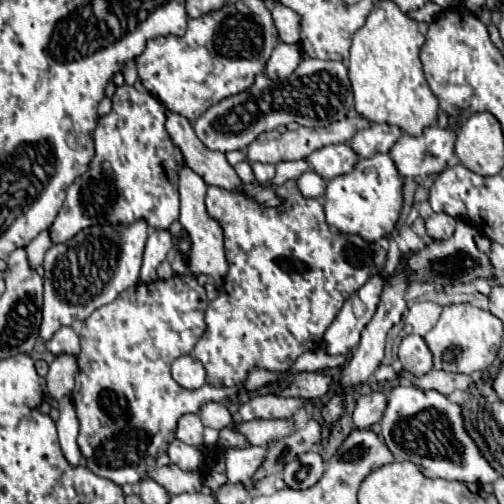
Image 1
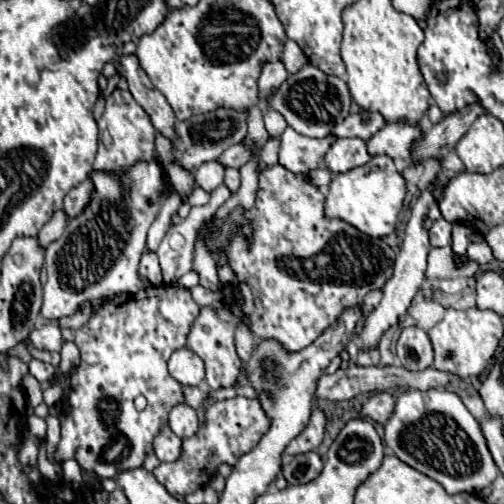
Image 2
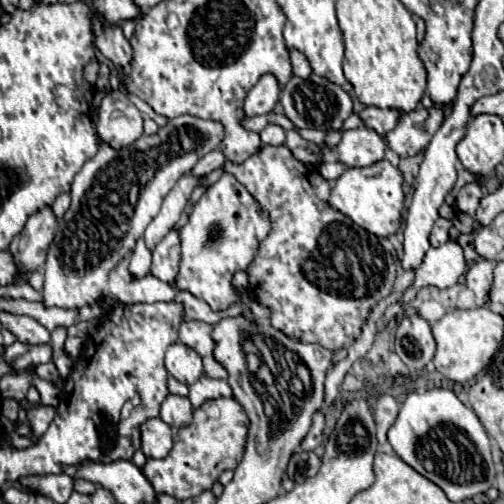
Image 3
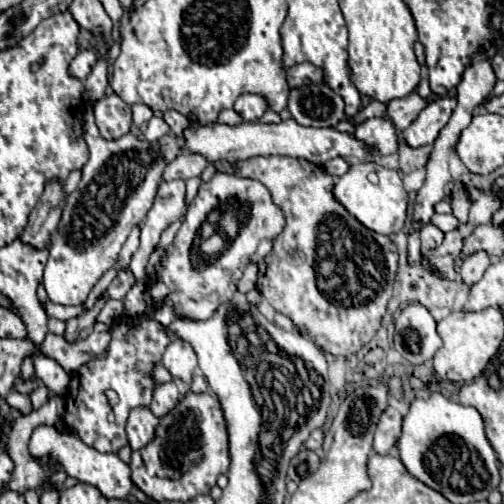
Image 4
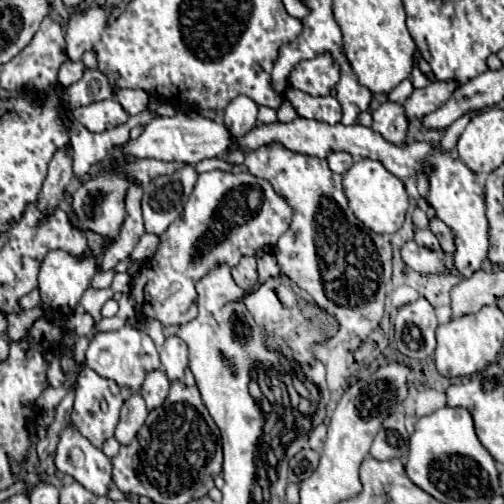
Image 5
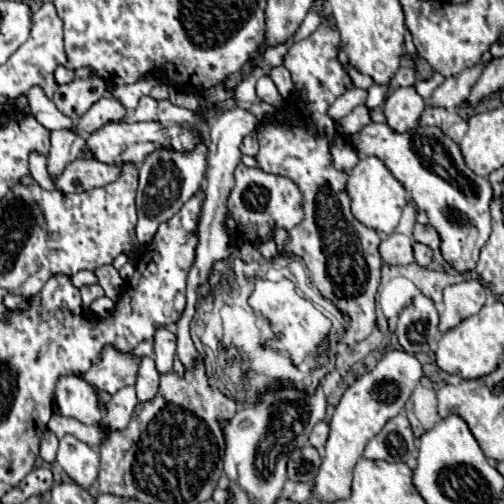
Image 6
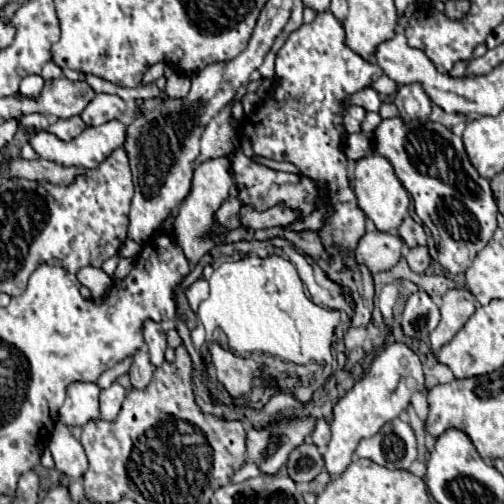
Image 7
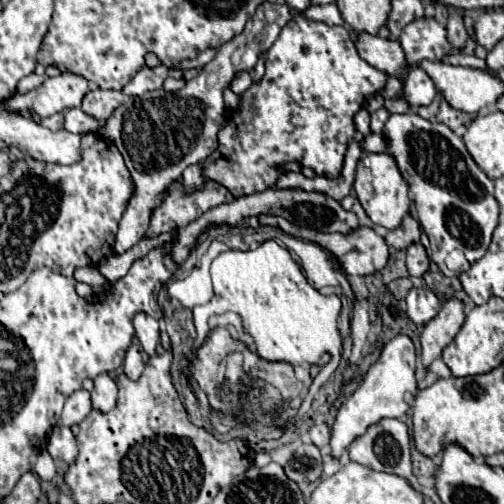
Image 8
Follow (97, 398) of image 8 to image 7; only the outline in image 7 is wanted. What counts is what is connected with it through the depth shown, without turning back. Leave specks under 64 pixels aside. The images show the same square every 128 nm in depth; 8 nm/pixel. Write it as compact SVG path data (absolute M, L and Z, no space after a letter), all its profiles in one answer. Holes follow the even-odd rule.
M112 382L110 388L100 392L100 418L102 420L114 420L122 408L126 396L126 388L122 388L118 382Z

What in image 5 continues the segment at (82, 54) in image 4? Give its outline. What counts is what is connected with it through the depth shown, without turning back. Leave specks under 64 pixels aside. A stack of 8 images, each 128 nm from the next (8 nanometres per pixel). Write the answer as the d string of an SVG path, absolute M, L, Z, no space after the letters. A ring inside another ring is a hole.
M64 62L58 70L58 82L66 88L66 86L72 86L74 82L80 80L80 76L84 74L84 64L82 62Z

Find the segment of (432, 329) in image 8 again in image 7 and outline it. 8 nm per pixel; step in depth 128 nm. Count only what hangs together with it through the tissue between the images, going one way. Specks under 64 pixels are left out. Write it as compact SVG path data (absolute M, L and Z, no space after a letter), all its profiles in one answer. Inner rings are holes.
M466 288L448 290L440 306L442 320L430 334L430 350L436 354L444 344L448 344L456 336L456 332L466 324L466 320L474 314L474 310L476 300Z

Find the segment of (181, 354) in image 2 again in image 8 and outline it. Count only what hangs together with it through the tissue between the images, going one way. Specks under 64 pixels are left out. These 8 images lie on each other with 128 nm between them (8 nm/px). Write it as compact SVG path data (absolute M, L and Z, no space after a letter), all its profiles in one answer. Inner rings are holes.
M138 312L132 320L134 324L134 330L136 330L136 336L144 348L144 352L148 356L154 354L156 346L160 344L160 330L158 330L158 320L154 320L152 316L144 314L144 312Z

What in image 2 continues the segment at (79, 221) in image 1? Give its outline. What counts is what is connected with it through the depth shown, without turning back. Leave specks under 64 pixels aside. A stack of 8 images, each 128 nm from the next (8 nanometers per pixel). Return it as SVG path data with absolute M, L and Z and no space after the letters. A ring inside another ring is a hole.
M114 90L106 98L106 108L102 118L98 120L98 154L94 160L94 170L104 170L104 172L124 172L128 170L136 160L150 160L156 150L154 150L154 126L148 120L148 114L132 100L132 94L128 90ZM108 136L108 144L102 142ZM86 180L84 184L72 188L68 192L68 196L64 198L64 212L68 214L68 218L78 216L82 212L82 208L88 204L90 196L92 196L92 182L90 180Z

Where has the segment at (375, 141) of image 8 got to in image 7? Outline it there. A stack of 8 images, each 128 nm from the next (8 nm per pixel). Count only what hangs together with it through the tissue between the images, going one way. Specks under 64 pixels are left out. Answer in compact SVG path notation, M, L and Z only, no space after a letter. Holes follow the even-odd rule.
M360 132L360 134L350 134L346 138L346 148L344 148L348 160L356 162L364 156L370 156L374 152L374 140L372 132Z

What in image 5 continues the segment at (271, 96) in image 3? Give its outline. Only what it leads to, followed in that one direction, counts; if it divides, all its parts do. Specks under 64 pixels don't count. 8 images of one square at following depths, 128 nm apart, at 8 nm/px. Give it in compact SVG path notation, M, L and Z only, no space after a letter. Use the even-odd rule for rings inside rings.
M238 96L226 106L226 110L222 112L222 120L230 132L228 152L236 152L236 142L256 126L256 114L258 106L252 100L248 100L248 96Z

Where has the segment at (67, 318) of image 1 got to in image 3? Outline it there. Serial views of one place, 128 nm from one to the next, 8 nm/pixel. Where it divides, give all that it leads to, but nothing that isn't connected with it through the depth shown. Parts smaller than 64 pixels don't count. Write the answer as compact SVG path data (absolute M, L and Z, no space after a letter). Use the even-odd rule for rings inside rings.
M178 116L168 120L156 134L142 134L122 150L100 142L98 154L82 166L72 182L72 204L58 222L54 242L50 244L42 292L44 304L72 310L98 302L102 296L114 296L122 304L174 300L178 292L168 284L160 280L134 280L128 272L128 260L136 240L160 210L172 184L176 184L202 154L214 150L222 138L220 122Z

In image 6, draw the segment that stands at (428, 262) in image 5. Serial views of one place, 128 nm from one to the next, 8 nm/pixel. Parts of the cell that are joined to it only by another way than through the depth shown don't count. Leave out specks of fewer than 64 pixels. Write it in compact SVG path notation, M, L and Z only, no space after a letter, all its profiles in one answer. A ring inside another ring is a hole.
M390 234L388 238L384 238L378 246L380 250L380 258L384 264L410 264L414 262L412 256L412 238L404 236L404 234Z

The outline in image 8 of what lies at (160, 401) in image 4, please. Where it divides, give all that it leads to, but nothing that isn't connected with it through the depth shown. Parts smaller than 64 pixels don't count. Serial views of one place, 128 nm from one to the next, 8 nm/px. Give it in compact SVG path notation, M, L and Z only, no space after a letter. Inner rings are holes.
M134 338L128 352L126 352L126 358L124 358L124 374L130 378L130 380L138 380L140 378L140 372L144 370L144 350L140 348L140 342Z

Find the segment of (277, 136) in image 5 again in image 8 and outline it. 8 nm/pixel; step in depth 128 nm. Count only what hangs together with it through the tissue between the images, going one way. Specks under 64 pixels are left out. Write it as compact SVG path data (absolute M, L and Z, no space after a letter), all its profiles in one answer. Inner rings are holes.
M416 112L392 114L384 126L384 138L388 138L388 152L396 158L398 168L414 194L418 222L430 238L432 260L444 276L458 276L484 256L492 232L498 226L500 206L494 198L494 182L478 168L462 138L458 138L446 124L424 120ZM436 236L442 236L438 250ZM452 250L460 250L466 258L466 264L458 272L448 270L444 264Z

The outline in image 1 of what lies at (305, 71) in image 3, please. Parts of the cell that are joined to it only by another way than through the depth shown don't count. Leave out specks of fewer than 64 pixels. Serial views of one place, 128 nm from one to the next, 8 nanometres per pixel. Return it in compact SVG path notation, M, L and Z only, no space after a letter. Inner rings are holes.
M276 4L272 10L272 18L276 22L280 40L286 44L298 44L300 40L300 16L282 4Z

